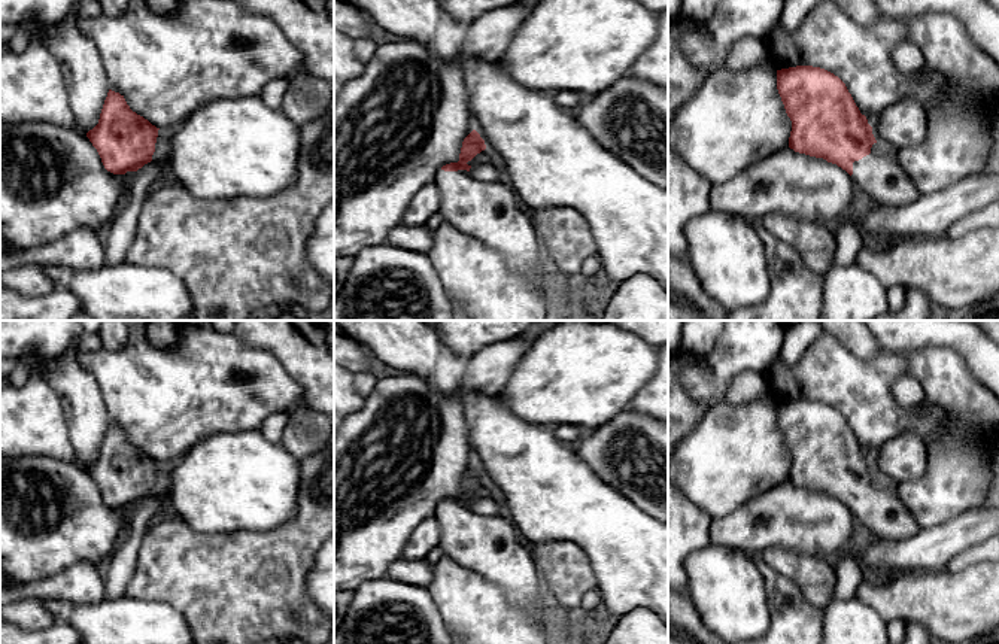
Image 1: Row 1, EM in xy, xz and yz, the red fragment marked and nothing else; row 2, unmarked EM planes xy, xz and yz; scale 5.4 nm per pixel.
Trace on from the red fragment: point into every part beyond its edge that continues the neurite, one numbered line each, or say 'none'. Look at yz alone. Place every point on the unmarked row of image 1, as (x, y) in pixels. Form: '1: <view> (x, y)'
1: yz (880, 509)

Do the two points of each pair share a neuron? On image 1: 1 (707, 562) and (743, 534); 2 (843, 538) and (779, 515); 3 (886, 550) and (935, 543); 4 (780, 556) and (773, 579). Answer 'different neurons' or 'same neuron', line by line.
1: different neurons
2: same neuron
3: same neuron
4: different neurons

